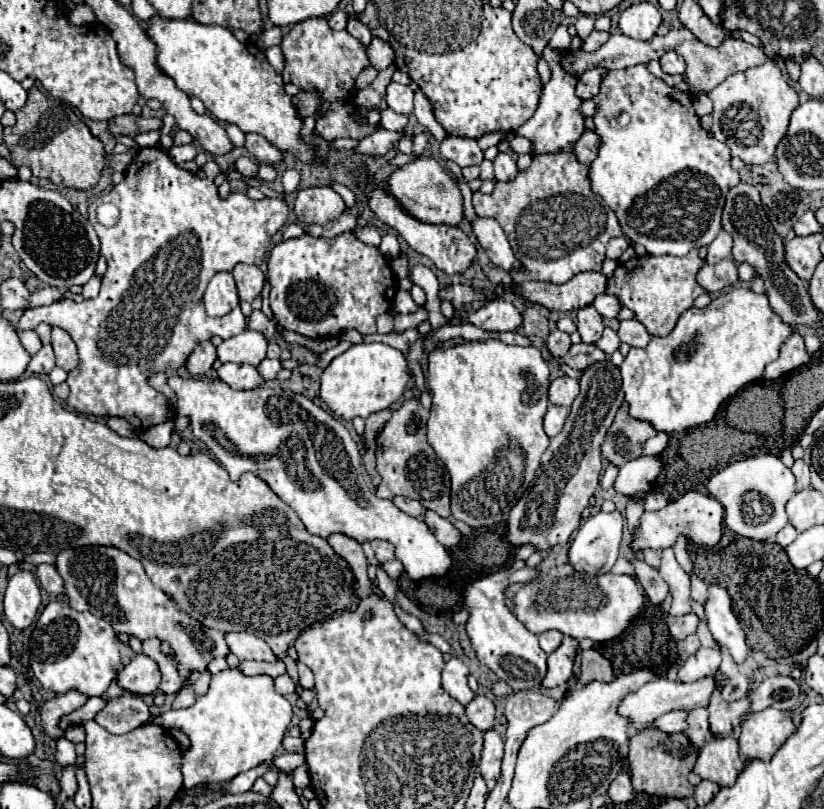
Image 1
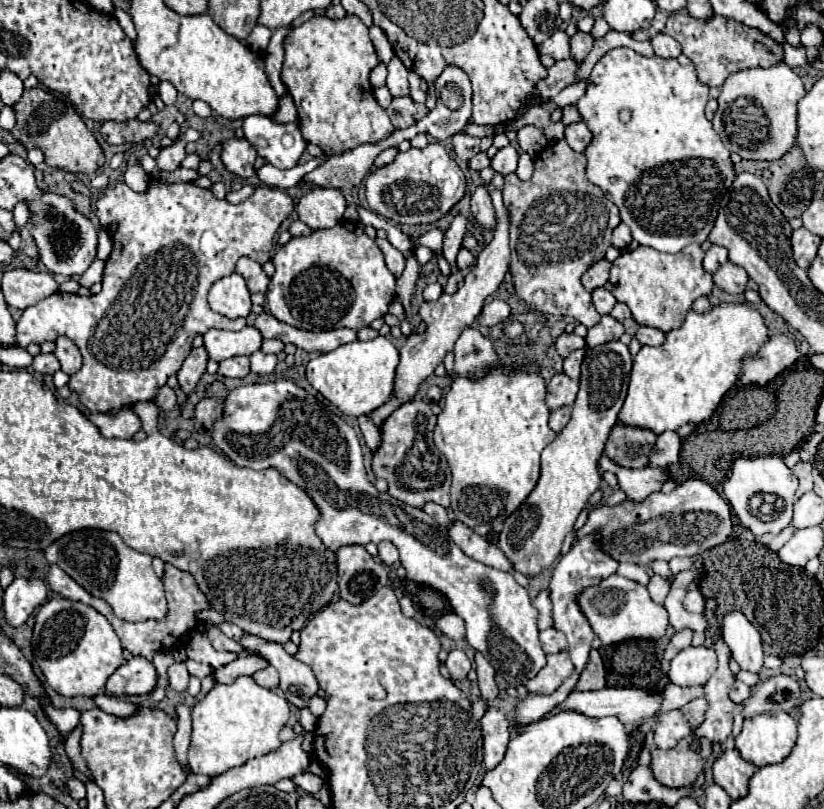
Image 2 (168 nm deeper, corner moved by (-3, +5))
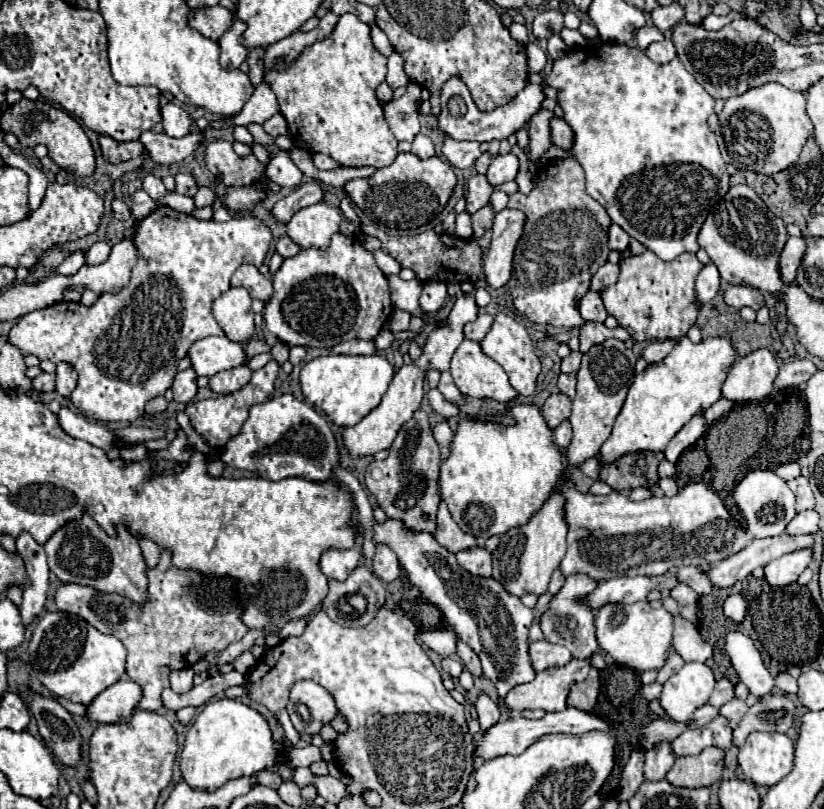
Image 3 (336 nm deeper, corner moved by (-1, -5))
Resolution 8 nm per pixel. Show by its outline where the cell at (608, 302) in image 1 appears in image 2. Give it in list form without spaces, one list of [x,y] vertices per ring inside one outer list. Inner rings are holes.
[[[596,288],[592,292],[592,302],[596,306],[596,310],[604,316],[604,314],[610,314],[614,304],[616,304],[616,298],[606,290],[606,288]]]

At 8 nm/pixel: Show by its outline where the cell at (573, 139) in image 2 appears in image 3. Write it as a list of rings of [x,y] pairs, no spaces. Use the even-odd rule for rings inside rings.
[[[552,116],[550,120],[550,136],[552,136],[552,144],[556,144],[562,150],[570,150],[572,148],[572,128],[562,120]]]

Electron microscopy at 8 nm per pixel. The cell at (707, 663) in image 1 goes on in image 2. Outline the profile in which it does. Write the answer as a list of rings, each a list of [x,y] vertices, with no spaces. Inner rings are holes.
[[[688,646],[670,662],[668,678],[678,686],[706,684],[718,666],[716,652],[708,646]]]

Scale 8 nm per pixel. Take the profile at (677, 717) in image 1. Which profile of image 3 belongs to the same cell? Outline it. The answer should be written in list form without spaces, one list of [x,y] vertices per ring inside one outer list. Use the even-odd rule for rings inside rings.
[[[662,742],[656,748],[646,752],[646,764],[644,764],[644,778],[650,782],[658,782],[664,780],[664,776],[668,774],[668,770],[674,764],[674,756],[670,750],[670,742]]]

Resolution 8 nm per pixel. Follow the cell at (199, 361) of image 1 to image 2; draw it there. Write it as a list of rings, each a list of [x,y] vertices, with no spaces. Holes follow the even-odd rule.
[[[204,346],[200,348],[192,348],[192,352],[186,356],[180,372],[178,372],[178,382],[180,388],[190,394],[194,392],[198,380],[202,378],[202,374],[206,372],[206,362],[208,362],[208,352]]]

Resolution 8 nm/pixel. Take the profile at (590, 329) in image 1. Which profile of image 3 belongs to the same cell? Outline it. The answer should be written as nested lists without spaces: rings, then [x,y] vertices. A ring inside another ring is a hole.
[[[568,156],[564,162],[546,166],[538,174],[534,190],[530,194],[522,194],[522,192],[512,194],[508,208],[518,208],[518,210],[524,210],[524,214],[528,214],[524,234],[516,246],[514,270],[508,282],[514,308],[536,324],[580,328],[584,320],[580,318],[580,312],[576,310],[576,302],[588,292],[590,280],[596,274],[596,270],[608,260],[608,252],[610,252],[608,226],[612,224],[604,206],[586,194],[582,166],[572,156]]]

